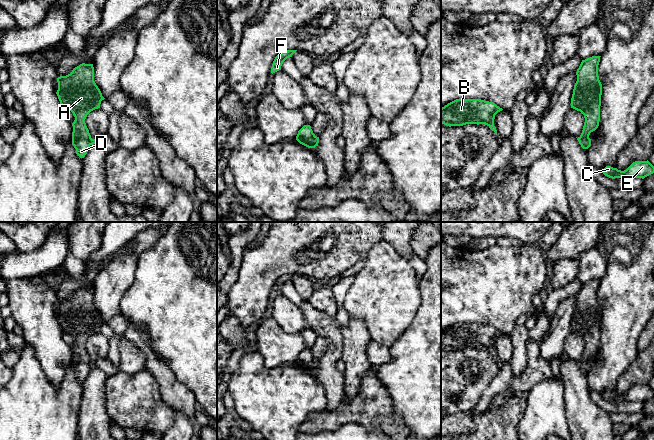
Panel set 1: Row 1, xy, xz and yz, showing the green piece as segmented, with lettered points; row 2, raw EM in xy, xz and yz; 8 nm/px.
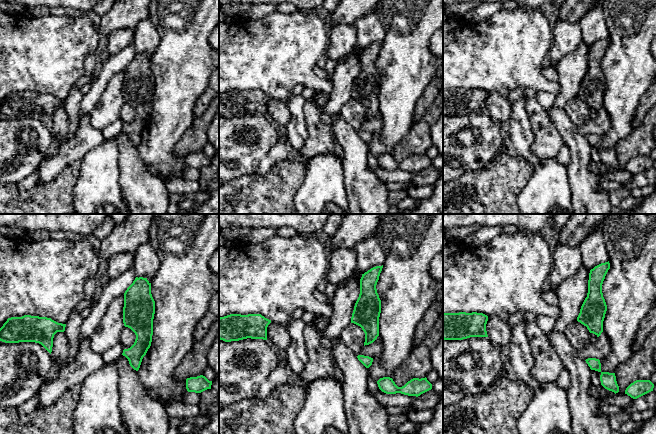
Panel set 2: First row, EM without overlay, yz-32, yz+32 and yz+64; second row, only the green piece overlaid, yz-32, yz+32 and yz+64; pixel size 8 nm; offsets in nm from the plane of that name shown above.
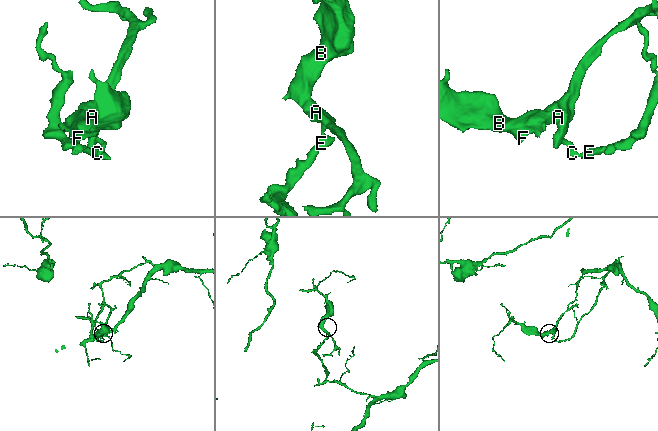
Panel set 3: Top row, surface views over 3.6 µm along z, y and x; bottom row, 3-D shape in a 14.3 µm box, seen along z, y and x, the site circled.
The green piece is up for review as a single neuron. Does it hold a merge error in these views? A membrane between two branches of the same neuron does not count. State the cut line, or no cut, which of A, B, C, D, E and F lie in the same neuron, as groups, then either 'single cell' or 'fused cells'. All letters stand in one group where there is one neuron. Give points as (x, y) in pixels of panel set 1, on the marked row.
yz (588, 137), (578, 140) | A B D F / C E | fused cells

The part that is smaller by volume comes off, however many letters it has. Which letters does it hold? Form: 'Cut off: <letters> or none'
Cut off: A, B, D, F

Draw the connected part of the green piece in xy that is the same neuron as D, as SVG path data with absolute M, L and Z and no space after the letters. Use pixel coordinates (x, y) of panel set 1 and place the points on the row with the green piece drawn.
M82 63L66 76L57 78L56 92L63 109L71 111L75 117L72 123L72 145L76 154L84 158L90 148L91 135L86 126L87 115L100 108L105 98L94 81L93 64Z

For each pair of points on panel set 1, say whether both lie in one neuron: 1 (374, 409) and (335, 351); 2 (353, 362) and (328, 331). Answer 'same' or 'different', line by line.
1: different
2: different

